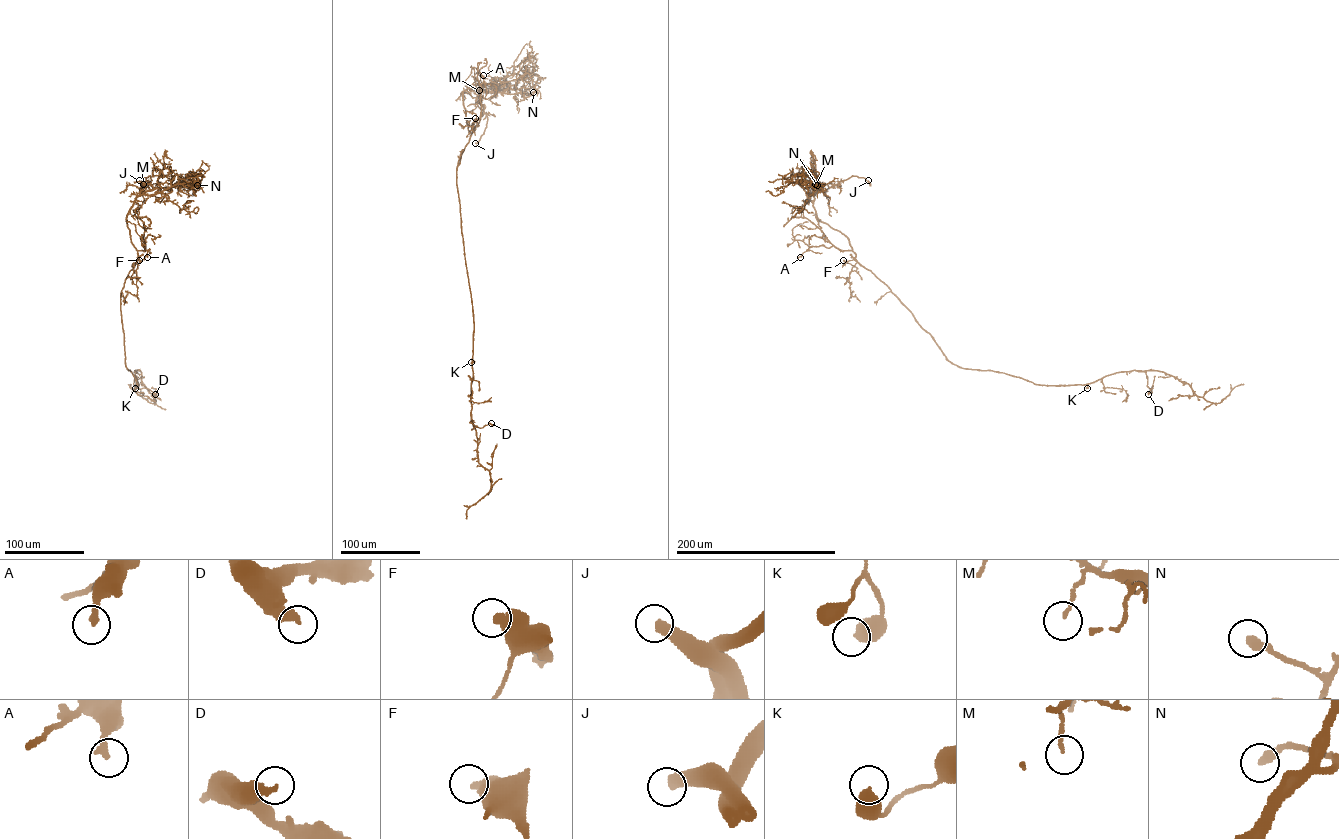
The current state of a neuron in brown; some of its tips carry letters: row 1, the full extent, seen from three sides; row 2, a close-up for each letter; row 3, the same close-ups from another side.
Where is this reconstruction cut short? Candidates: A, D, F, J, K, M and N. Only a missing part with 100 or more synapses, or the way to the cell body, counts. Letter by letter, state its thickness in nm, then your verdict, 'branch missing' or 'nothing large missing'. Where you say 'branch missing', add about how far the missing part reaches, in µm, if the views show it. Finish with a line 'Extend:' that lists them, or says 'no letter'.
A: 240 nm thick; nothing large missing
D: 400 nm thick; nothing large missing
F: 500 nm thick; nothing large missing
J: 440 nm thick; branch missing; about 20 µm are missing
K: 600 nm thick; nothing large missing
M: 120 nm thick; nothing large missing
N: 340 nm thick; nothing large missing
Extend: J

